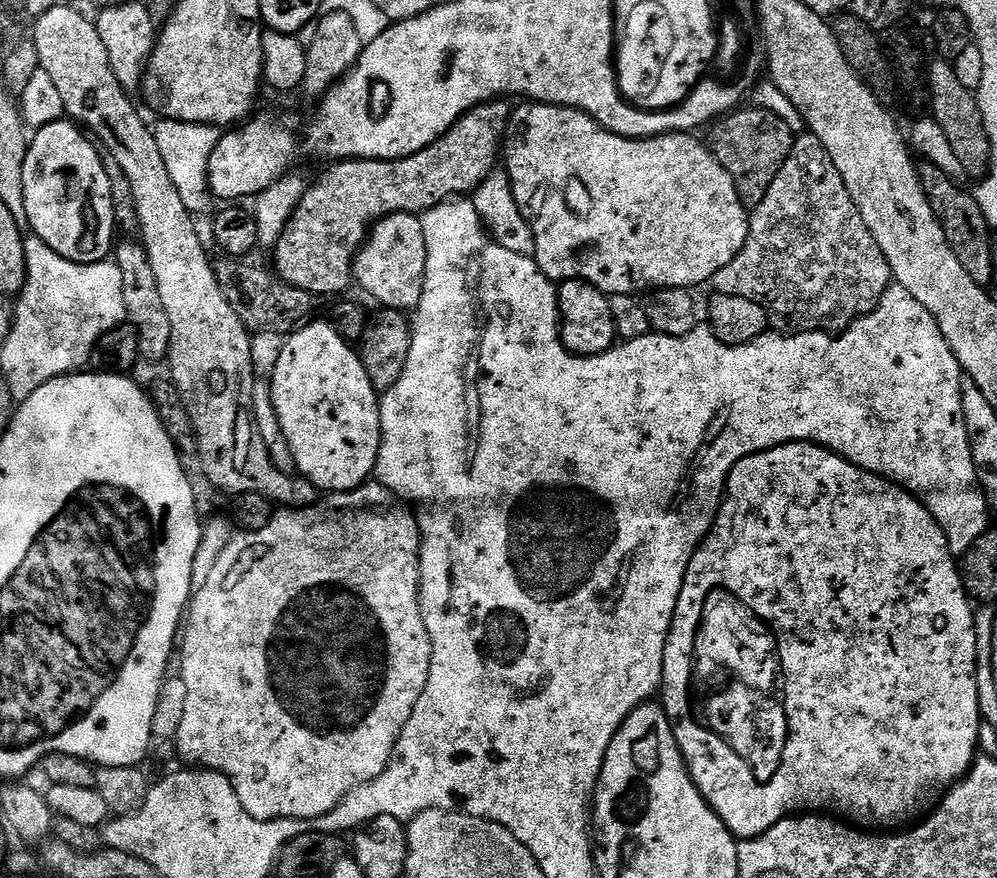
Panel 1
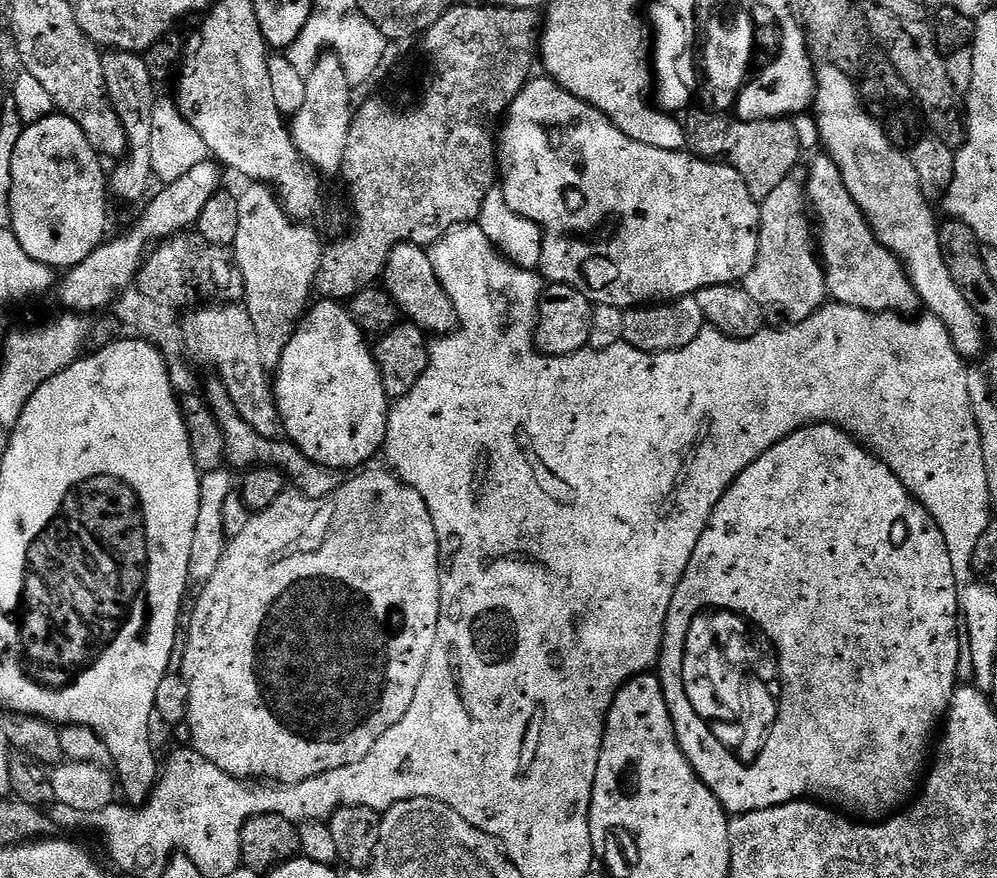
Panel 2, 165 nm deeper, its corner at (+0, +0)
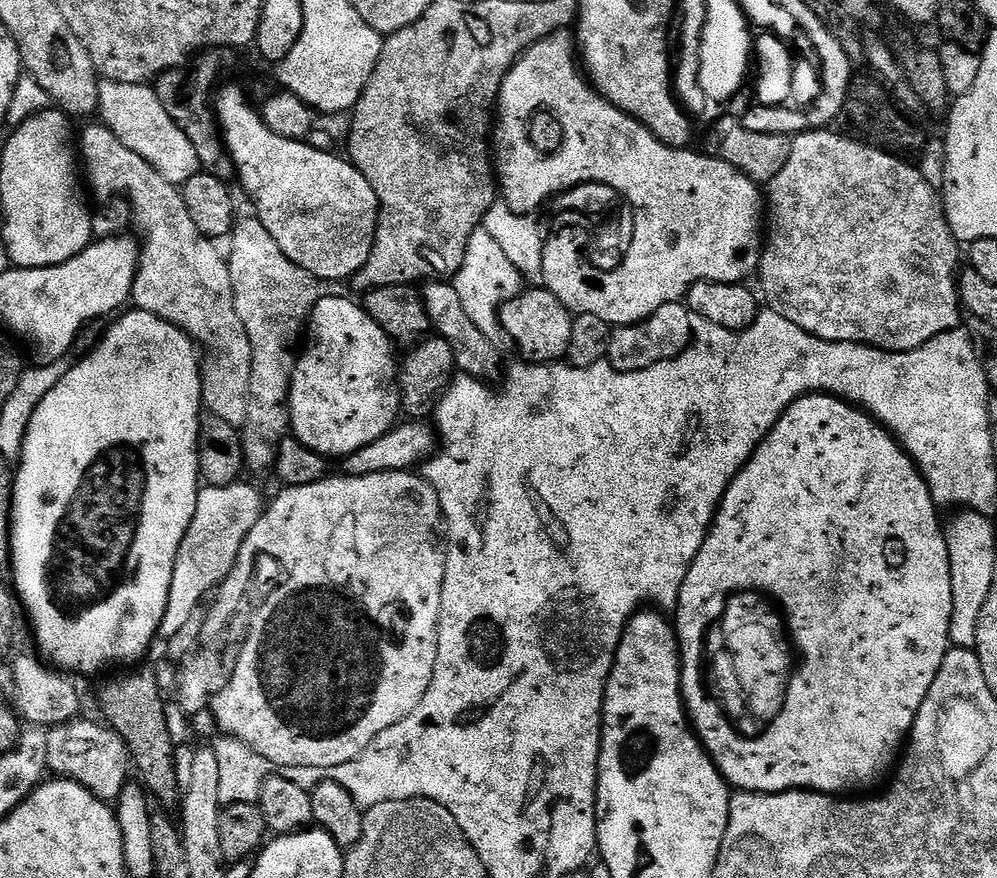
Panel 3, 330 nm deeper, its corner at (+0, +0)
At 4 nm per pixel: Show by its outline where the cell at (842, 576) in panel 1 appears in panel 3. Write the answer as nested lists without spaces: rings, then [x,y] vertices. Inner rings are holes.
[[[827,392],[799,396],[780,415],[780,420],[768,432],[766,439],[756,447],[756,453],[748,459],[747,466],[733,478],[712,518],[708,537],[702,542],[694,562],[688,567],[674,609],[676,641],[680,643],[680,693],[684,696],[684,711],[694,714],[694,719],[690,721],[693,729],[702,724],[708,740],[718,748],[718,754],[711,757],[722,762],[720,773],[733,789],[741,792],[811,790],[829,794],[852,794],[855,793],[852,792],[855,788],[868,788],[893,771],[914,726],[914,718],[950,650],[950,554],[946,550],[942,520],[940,524],[940,516],[936,512],[939,512],[938,506],[932,501],[932,491],[928,489],[920,467],[913,462],[899,440],[863,408],[841,400],[839,396],[829,396]],[[749,590],[775,601],[786,621],[794,649],[794,671],[788,682],[782,710],[765,727],[768,729],[761,736],[752,737],[740,736],[739,730],[728,721],[723,706],[712,697],[712,692],[704,681],[704,643],[708,640],[708,627],[723,617],[729,596]]]

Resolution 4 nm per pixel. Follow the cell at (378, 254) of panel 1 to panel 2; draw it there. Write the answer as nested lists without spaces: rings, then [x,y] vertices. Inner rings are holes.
[[[397,244],[384,267],[382,284],[399,305],[401,313],[425,333],[439,338],[456,331],[458,321],[454,302],[450,302],[438,274],[434,274],[431,255],[421,245]]]

